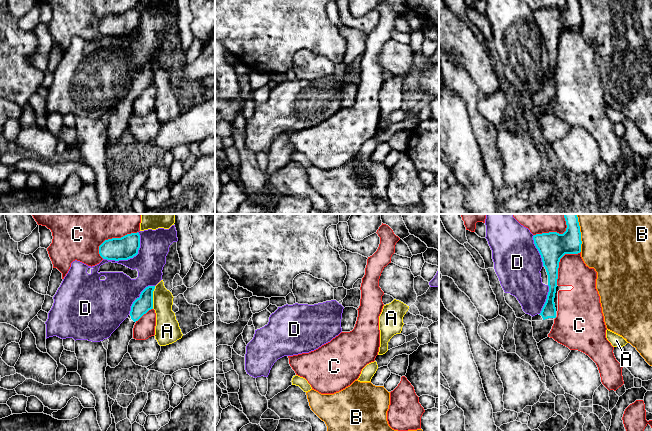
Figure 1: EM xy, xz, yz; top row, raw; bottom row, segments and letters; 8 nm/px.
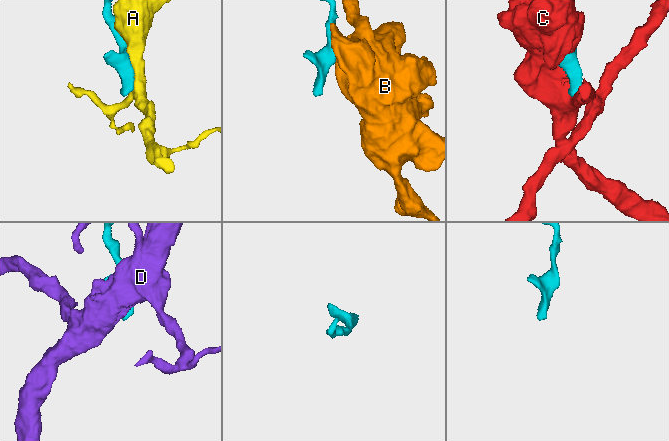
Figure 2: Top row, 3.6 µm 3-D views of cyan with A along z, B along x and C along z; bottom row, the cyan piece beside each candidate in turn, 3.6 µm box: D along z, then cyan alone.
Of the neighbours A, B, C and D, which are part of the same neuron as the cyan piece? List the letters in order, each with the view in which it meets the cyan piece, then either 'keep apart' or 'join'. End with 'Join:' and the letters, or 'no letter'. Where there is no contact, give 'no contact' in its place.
A: contact in xy; keep apart
B: contact in yz; keep apart
C: contact in xy; keep apart
D: contact in xy; keep apart
Join: no letter

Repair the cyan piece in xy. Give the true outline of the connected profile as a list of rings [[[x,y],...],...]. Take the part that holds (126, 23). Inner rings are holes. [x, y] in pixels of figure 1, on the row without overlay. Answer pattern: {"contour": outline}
{"contour": [[[139,9],[127,10],[121,14],[105,16],[99,22],[99,30],[107,36],[128,36],[138,30],[140,24]]]}

